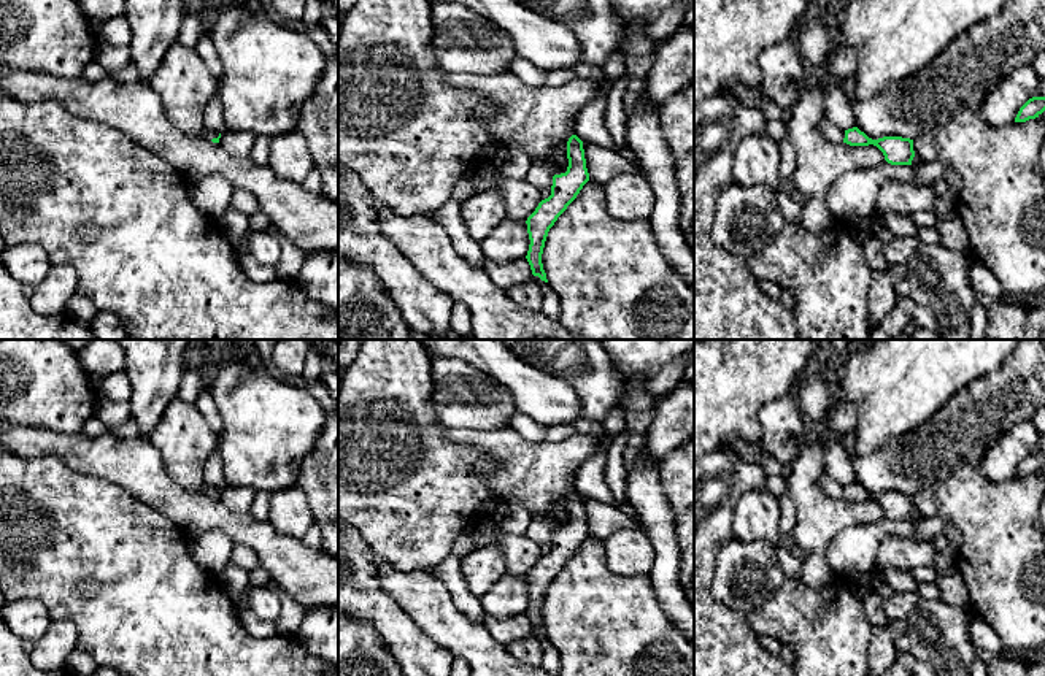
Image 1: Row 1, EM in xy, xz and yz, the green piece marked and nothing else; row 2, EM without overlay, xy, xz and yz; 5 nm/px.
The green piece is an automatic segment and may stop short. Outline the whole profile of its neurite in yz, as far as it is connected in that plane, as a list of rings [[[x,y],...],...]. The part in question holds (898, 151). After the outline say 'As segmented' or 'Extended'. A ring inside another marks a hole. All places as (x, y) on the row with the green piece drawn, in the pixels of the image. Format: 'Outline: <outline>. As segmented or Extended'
Outline: [[[826,117],[819,122],[819,132],[832,143],[843,141],[850,146],[873,144],[883,152],[885,160],[891,165],[912,165],[912,160],[915,157],[913,140],[910,138],[883,136],[878,140],[872,140],[858,127],[843,132]]]. Extended

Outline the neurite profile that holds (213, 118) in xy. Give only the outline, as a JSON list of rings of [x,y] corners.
[[[219,86],[213,98],[205,108],[203,122],[208,130],[214,130],[219,133],[224,133],[227,129],[227,124],[224,121],[224,108],[219,95]]]

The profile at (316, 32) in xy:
[[[276,16],[273,17],[283,25],[307,33],[321,48],[326,57],[334,59],[338,56],[338,48],[330,41],[329,33],[322,29],[321,24],[311,27],[303,24],[302,21],[289,21]]]

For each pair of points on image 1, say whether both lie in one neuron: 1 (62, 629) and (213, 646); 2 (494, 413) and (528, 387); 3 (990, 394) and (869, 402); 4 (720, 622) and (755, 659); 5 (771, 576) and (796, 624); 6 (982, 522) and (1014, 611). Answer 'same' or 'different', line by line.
1: different
2: different
3: different
4: same
5: different
6: same

